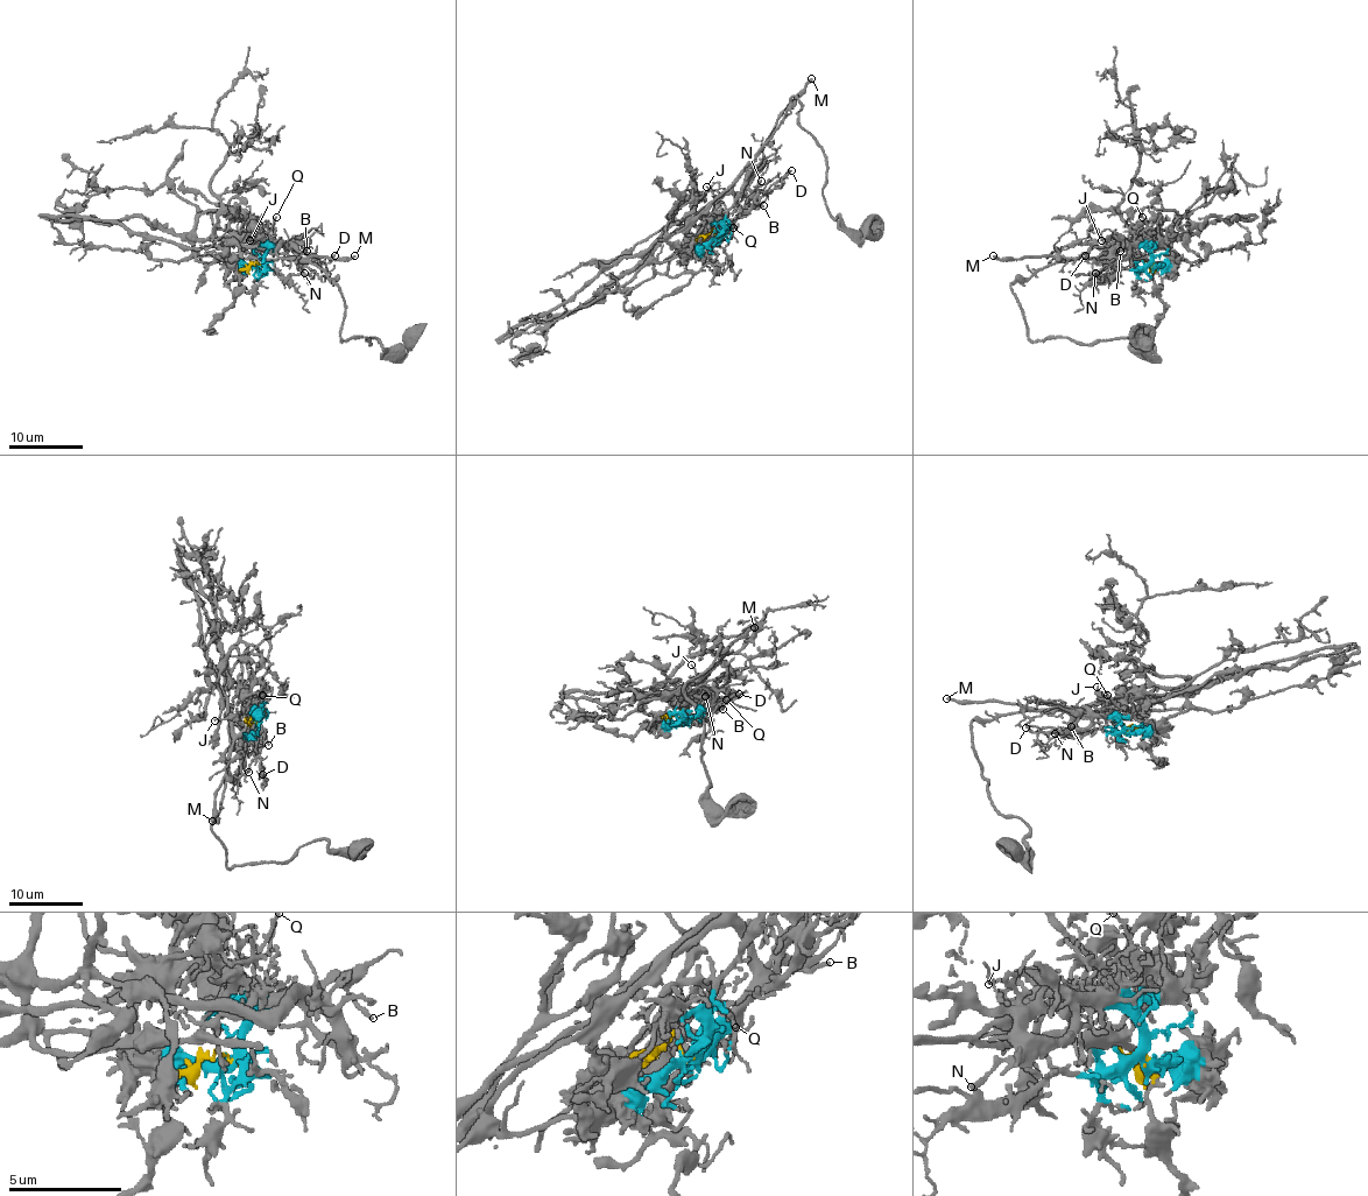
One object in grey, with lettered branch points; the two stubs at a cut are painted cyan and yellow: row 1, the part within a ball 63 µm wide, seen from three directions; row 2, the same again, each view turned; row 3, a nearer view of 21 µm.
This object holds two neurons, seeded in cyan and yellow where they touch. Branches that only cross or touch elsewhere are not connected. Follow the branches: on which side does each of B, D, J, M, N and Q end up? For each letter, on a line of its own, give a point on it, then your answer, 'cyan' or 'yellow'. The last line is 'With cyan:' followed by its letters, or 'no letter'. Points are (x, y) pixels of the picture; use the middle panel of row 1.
B: place (763, 205); cyan
D: place (791, 170); cyan
J: place (706, 187); cyan
M: place (811, 78); cyan
N: place (761, 181); cyan
Q: place (733, 227); cyan
With cyan: B, D, J, M, N, Q

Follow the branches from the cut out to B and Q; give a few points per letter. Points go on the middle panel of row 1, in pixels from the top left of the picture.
B: (716, 236), (721, 236), (749, 206), (763, 206)
Q: (716, 236), (725, 236), (732, 226)

